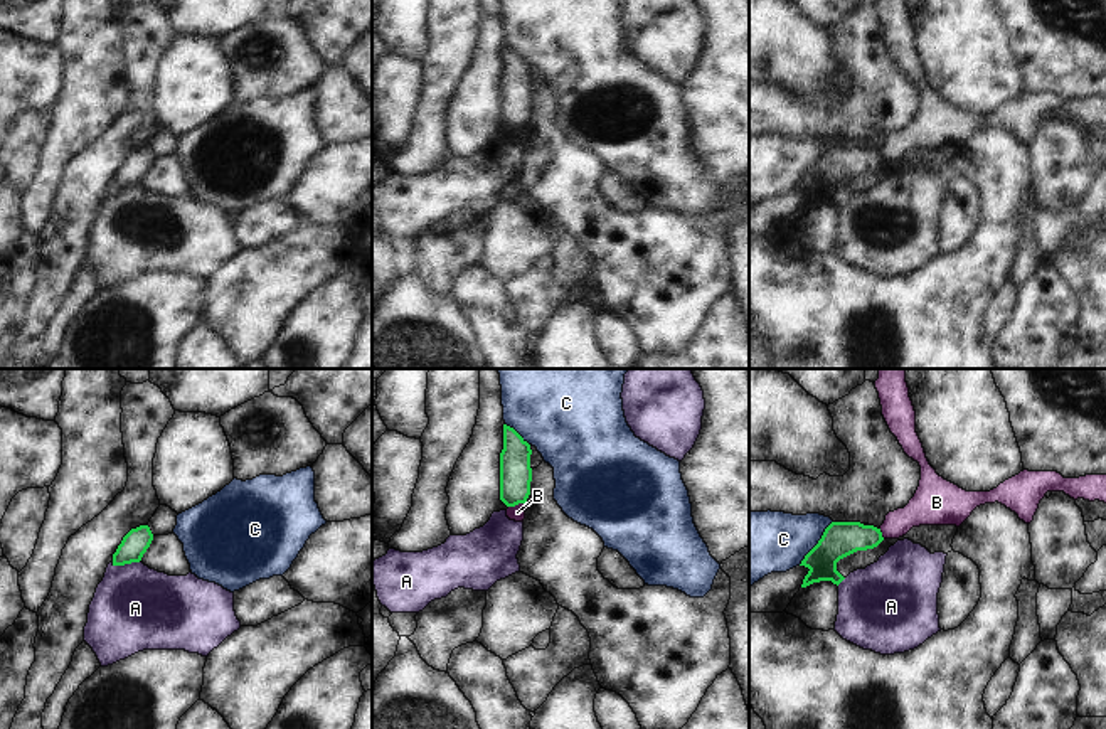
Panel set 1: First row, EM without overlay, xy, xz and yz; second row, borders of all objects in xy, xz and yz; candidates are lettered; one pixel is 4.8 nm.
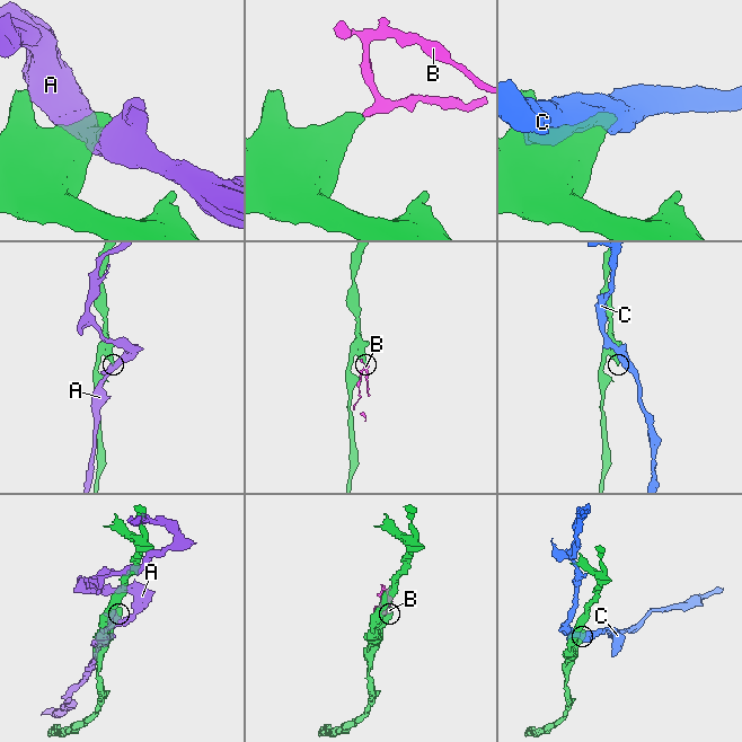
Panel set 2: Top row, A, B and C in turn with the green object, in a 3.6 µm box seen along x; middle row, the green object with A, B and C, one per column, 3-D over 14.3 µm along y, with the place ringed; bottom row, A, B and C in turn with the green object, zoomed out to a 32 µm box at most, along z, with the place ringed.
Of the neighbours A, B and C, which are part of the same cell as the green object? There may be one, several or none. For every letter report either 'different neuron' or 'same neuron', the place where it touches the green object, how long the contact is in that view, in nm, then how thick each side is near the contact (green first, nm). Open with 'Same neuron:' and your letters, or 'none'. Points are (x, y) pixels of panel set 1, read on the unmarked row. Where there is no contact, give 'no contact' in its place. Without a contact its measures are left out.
Same neuron: none
A: different neuron; contact xy (125, 186); length 140 nm; calibres 120 and 400 nm
B: different neuron; contact xz (515, 127); length 80 nm; calibres 160 and 70 nm
C: different neuron; contact yz (818, 165); length 280 nm; calibres 170 and 300 nm

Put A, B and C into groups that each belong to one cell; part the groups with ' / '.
A / B / C

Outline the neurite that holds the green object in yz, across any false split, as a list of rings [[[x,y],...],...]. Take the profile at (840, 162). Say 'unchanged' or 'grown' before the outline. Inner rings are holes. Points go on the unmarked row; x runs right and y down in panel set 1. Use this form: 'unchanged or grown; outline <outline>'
unchanged; outline [[[832,145],[800,187],[810,192],[801,210],[820,204],[832,204],[838,209],[845,200],[837,194],[837,185],[857,173],[874,172],[882,163],[880,152],[874,148]]]

